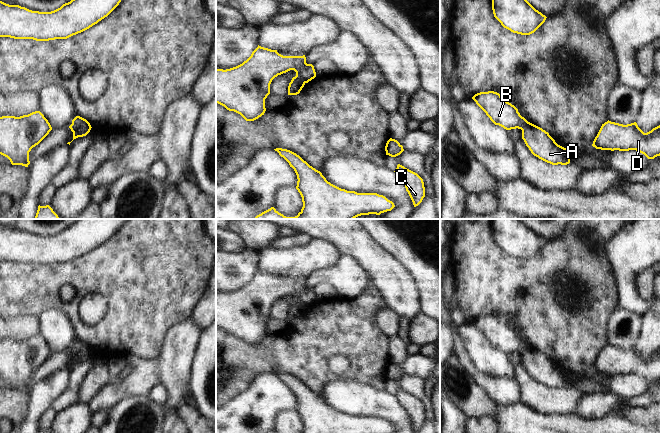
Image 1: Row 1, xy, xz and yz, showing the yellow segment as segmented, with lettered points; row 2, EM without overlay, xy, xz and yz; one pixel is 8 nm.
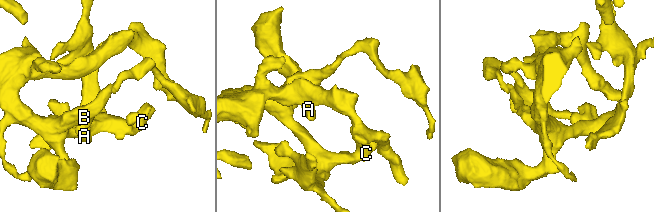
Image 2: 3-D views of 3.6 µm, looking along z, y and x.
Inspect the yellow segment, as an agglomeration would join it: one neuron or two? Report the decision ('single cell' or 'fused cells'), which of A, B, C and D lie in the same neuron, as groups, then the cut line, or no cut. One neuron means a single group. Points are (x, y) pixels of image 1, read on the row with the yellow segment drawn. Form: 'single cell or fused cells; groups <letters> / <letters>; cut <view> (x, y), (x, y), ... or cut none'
fused cells; groups A / B C D; cut xy (72, 123), (76, 127), (79, 136)

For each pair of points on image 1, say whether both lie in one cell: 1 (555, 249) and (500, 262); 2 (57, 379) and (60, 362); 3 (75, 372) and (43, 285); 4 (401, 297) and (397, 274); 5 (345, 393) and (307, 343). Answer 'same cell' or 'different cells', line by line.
1: same cell
2: different cells
3: different cells
4: same cell
5: different cells

